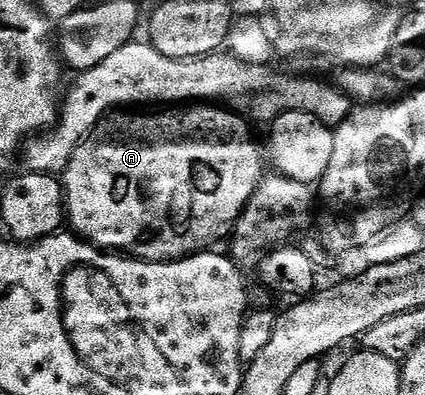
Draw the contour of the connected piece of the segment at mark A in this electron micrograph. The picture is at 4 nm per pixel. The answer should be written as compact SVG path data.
M189 105L184 109L166 111L169 111L166 115L114 114L98 123L97 128L89 132L88 139L83 140L75 149L67 169L63 173L65 214L68 226L73 226L74 228L70 228L86 243L102 249L112 249L114 252L124 253L134 259L146 259L148 263L168 263L171 259L184 259L187 255L196 255L217 245L213 243L219 242L220 239L228 240L230 238L233 227L243 213L247 201L251 201L255 189L267 174L264 149L253 140L253 135L249 132L248 127L250 124L240 114L234 113L224 106Z

